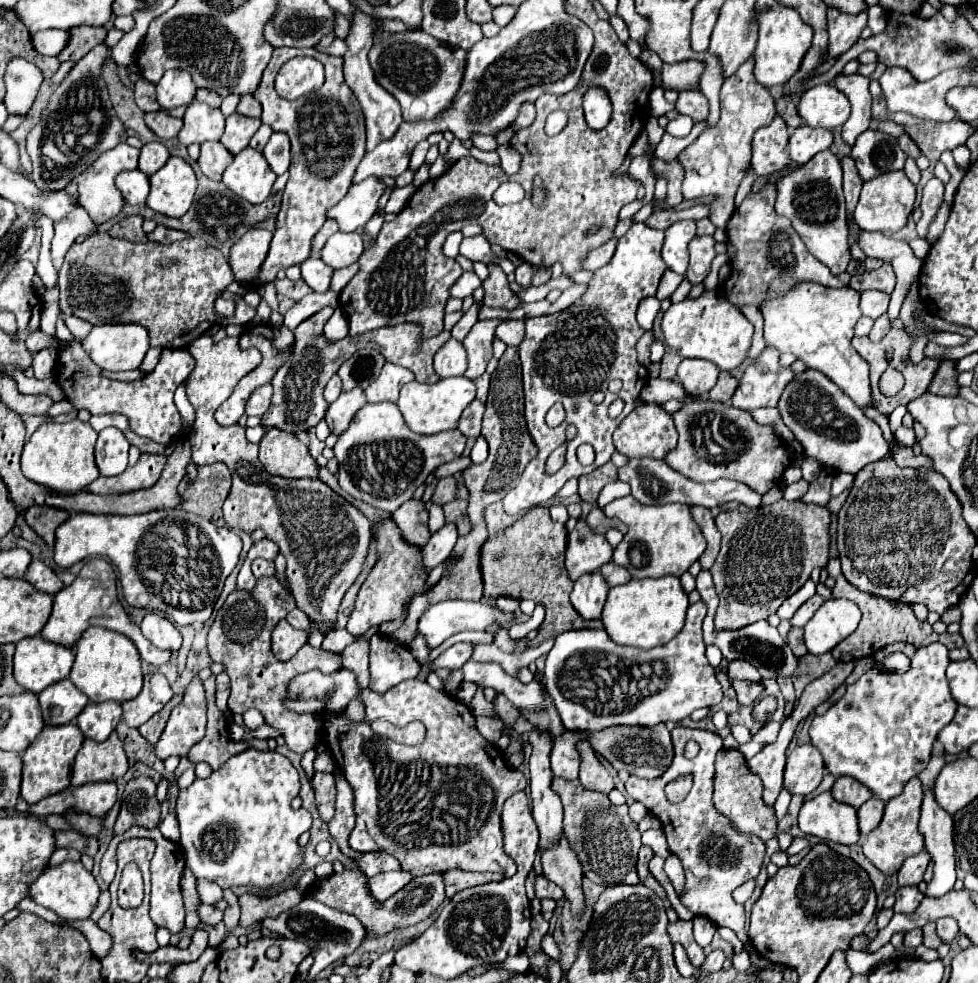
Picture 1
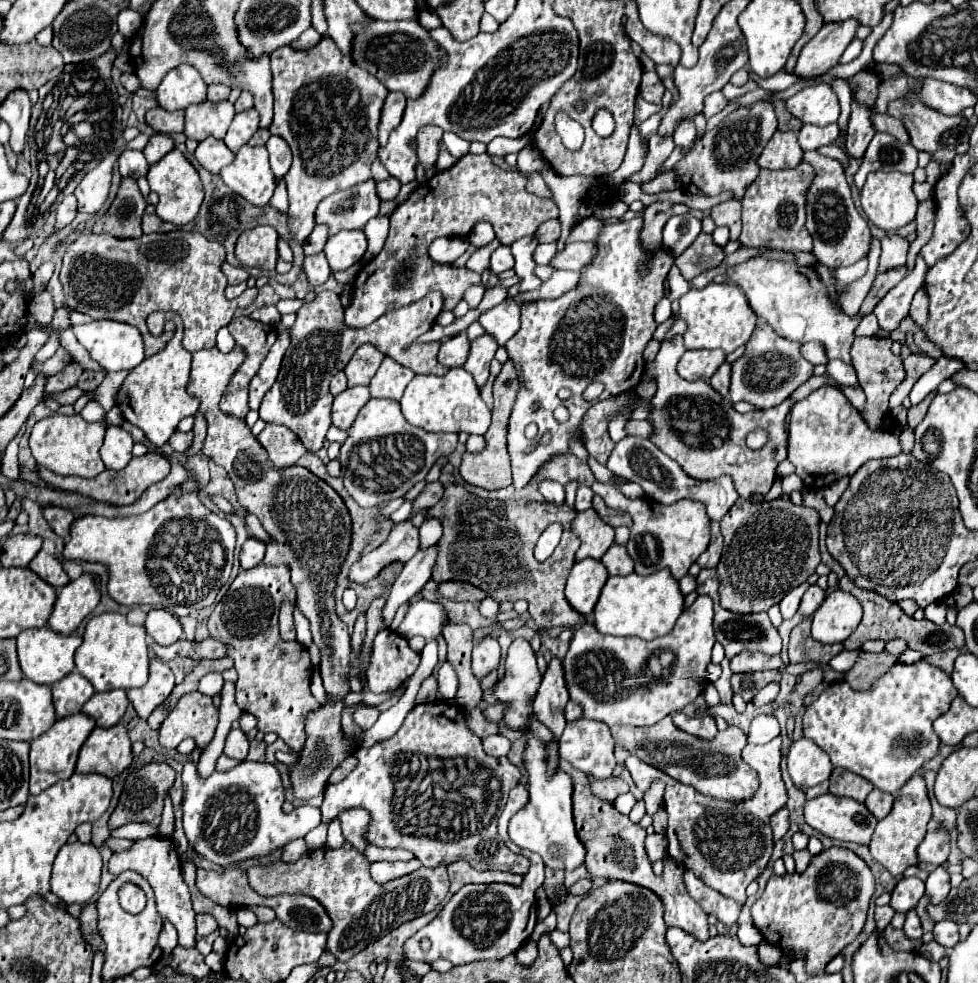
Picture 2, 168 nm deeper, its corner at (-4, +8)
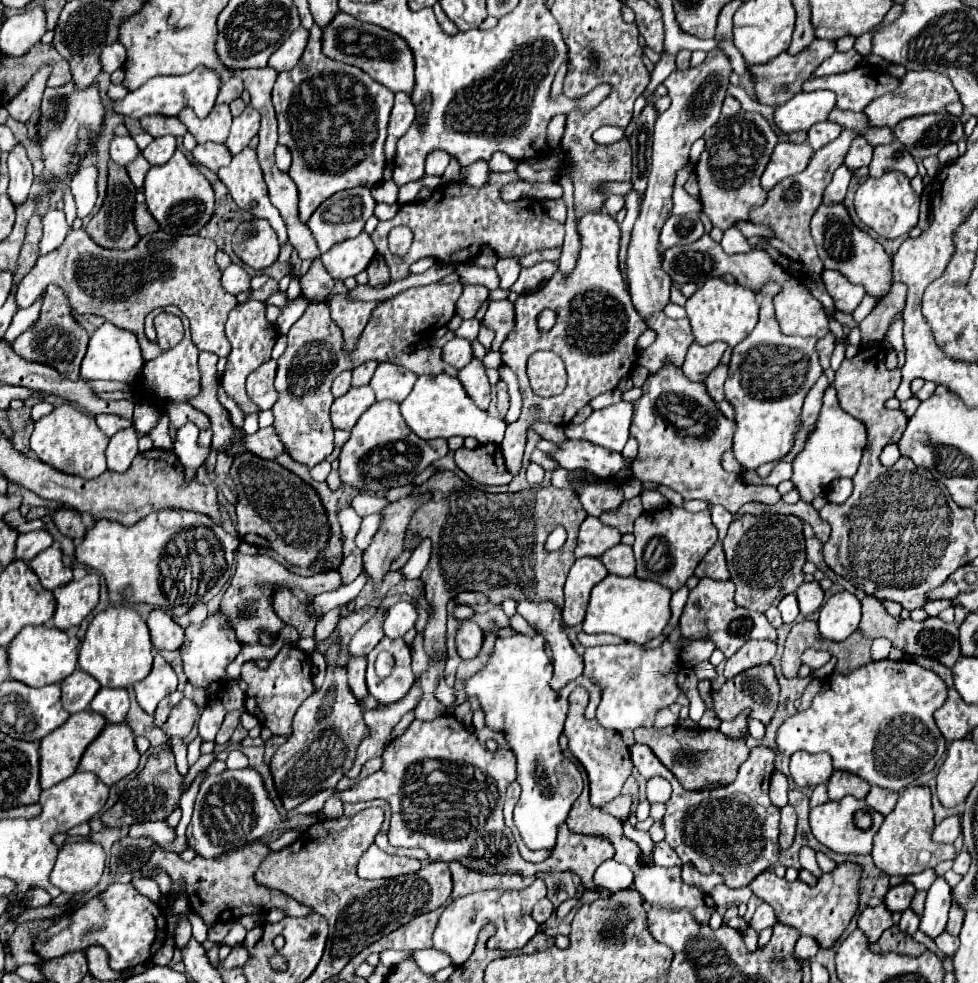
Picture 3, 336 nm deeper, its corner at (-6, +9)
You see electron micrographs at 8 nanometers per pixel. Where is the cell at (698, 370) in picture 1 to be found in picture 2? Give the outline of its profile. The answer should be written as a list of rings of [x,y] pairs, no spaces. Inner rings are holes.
[[[715,349],[715,351],[687,351],[681,357],[681,361],[677,365],[677,371],[687,381],[697,381],[697,379],[709,381],[723,361],[725,361],[725,353],[721,349]]]

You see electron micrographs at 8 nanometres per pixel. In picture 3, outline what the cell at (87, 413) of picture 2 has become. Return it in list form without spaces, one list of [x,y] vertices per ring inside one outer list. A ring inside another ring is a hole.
[[[101,414],[101,416],[95,416],[97,420],[97,426],[111,438],[115,432],[123,430],[123,428],[129,428],[133,426],[131,420],[125,420],[125,418],[119,418],[119,416],[113,416],[113,414]]]

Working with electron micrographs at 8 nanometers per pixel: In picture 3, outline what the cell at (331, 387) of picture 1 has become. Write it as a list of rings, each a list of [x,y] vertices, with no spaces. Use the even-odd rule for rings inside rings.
[[[347,370],[347,372],[341,372],[341,374],[333,380],[331,392],[333,392],[335,398],[339,398],[339,396],[343,396],[349,388],[351,388],[351,372]]]

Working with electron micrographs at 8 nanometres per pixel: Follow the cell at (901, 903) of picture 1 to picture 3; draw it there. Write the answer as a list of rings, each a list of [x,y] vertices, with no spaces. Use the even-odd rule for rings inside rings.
[[[903,882],[903,884],[899,884],[899,886],[889,888],[889,892],[887,892],[885,898],[883,898],[883,904],[885,904],[885,908],[887,908],[889,912],[903,912],[903,910],[909,908],[913,894],[915,894],[915,888],[913,888],[911,884]]]

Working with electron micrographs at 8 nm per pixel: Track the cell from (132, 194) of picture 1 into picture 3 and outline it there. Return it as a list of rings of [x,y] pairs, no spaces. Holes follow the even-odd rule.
[[[113,136],[111,144],[109,144],[109,154],[111,154],[113,162],[125,166],[137,158],[139,148],[131,136]]]

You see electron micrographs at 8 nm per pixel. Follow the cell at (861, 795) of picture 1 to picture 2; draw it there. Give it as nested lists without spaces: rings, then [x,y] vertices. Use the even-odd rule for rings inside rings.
[[[833,769],[829,781],[831,781],[829,793],[837,795],[837,797],[851,797],[855,801],[865,801],[865,797],[873,789],[873,785],[867,779],[861,779],[859,775],[855,775],[847,769]]]

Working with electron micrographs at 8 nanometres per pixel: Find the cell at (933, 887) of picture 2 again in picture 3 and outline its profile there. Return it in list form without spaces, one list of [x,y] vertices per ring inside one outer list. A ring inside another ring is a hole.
[[[937,878],[931,888],[927,890],[925,912],[921,916],[919,930],[929,938],[937,938],[947,924],[947,912],[951,908],[951,890],[943,878]]]

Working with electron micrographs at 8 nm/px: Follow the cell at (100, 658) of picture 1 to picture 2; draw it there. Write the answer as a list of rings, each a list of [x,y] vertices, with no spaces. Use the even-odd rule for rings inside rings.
[[[103,613],[95,615],[83,635],[81,647],[75,651],[75,667],[77,671],[91,681],[95,691],[111,691],[111,689],[131,689],[147,683],[147,633],[141,625],[129,625],[125,615],[119,613]]]

